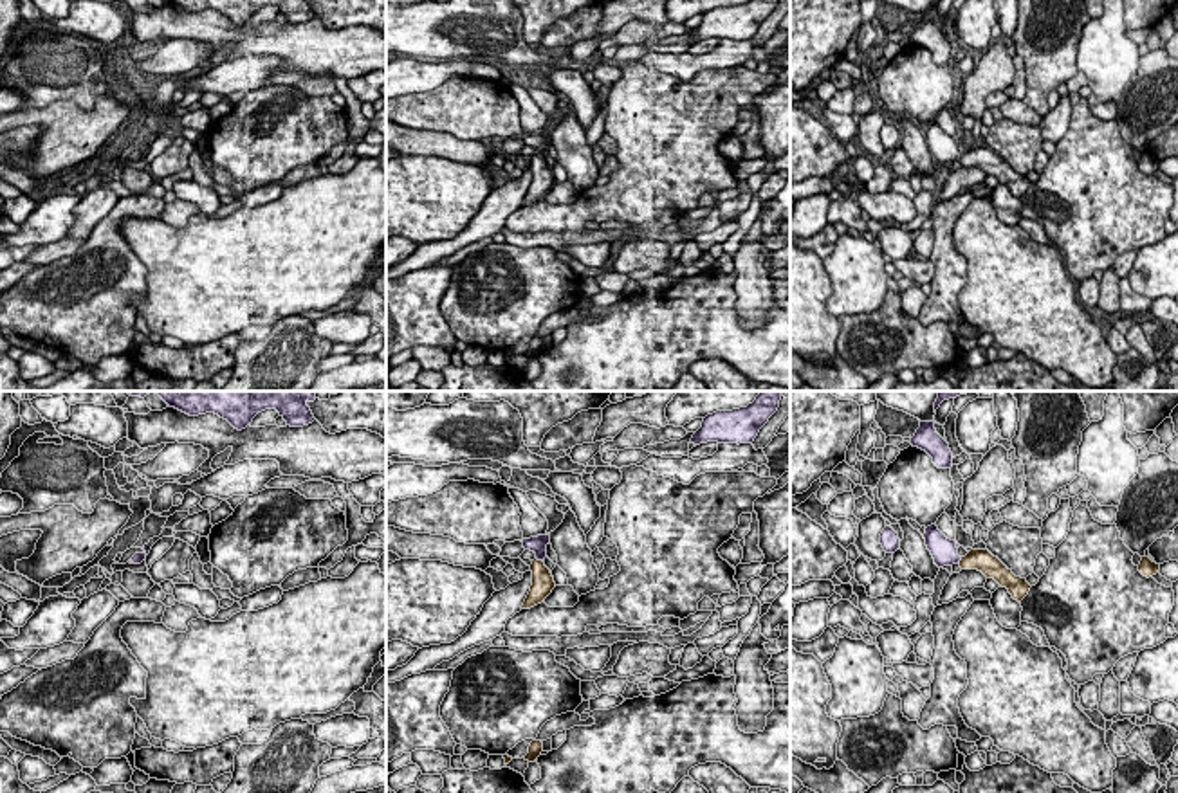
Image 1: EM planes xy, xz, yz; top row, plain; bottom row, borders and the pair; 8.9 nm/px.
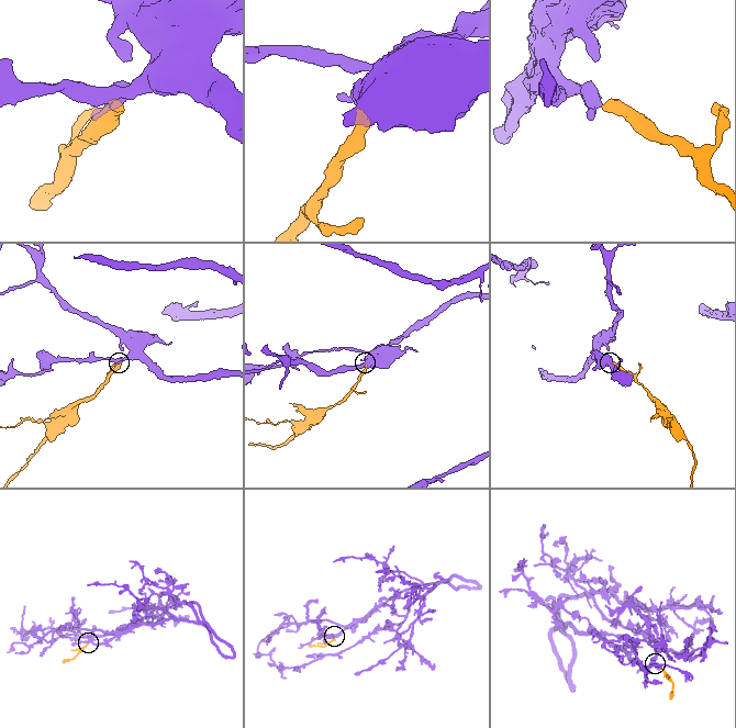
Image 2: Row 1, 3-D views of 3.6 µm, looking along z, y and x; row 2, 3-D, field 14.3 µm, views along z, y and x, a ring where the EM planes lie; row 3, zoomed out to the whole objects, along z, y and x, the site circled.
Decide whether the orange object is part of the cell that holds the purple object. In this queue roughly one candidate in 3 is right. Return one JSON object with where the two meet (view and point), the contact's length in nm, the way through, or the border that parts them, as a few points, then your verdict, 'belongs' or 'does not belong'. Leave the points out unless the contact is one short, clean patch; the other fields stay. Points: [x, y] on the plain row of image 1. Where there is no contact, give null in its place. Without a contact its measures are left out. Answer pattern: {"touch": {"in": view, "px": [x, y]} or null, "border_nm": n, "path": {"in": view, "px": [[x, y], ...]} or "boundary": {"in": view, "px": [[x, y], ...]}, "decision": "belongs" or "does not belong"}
{"touch": {"in": "xz", "px": [540, 155]}, "border_nm": 70, "path": {"in": "xz", "px": [[538, 141], [540, 155], [543, 179]]}, "decision": "belongs"}

